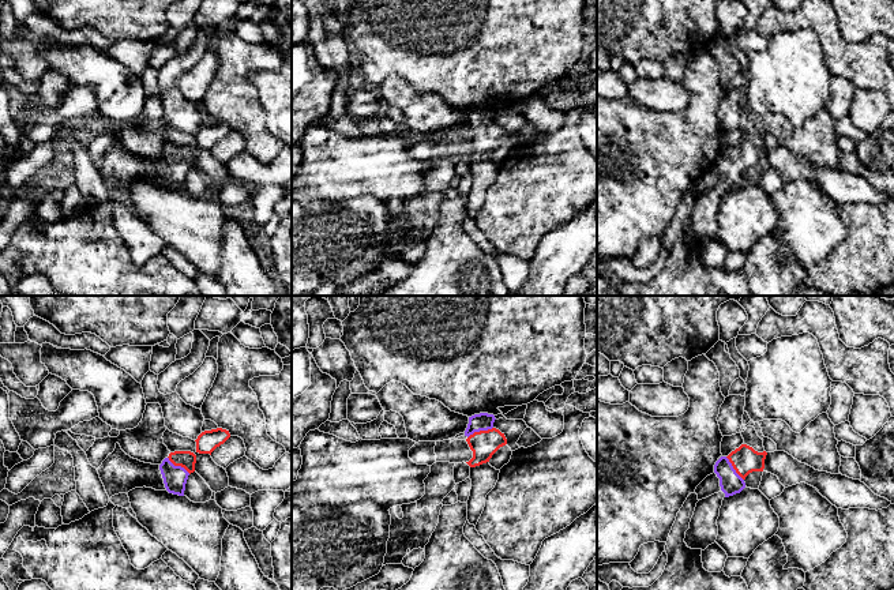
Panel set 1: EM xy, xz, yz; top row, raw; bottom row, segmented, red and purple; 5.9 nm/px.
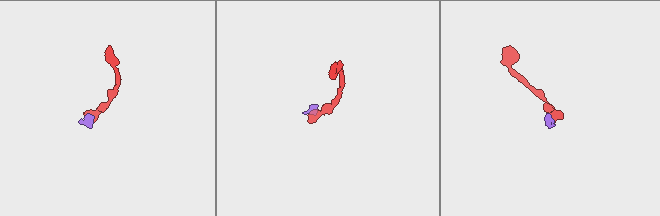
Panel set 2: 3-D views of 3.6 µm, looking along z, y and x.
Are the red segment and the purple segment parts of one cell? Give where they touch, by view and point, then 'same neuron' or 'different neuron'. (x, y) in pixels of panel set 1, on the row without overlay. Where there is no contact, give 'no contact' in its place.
meets red in xz at (480, 126); same neuron

